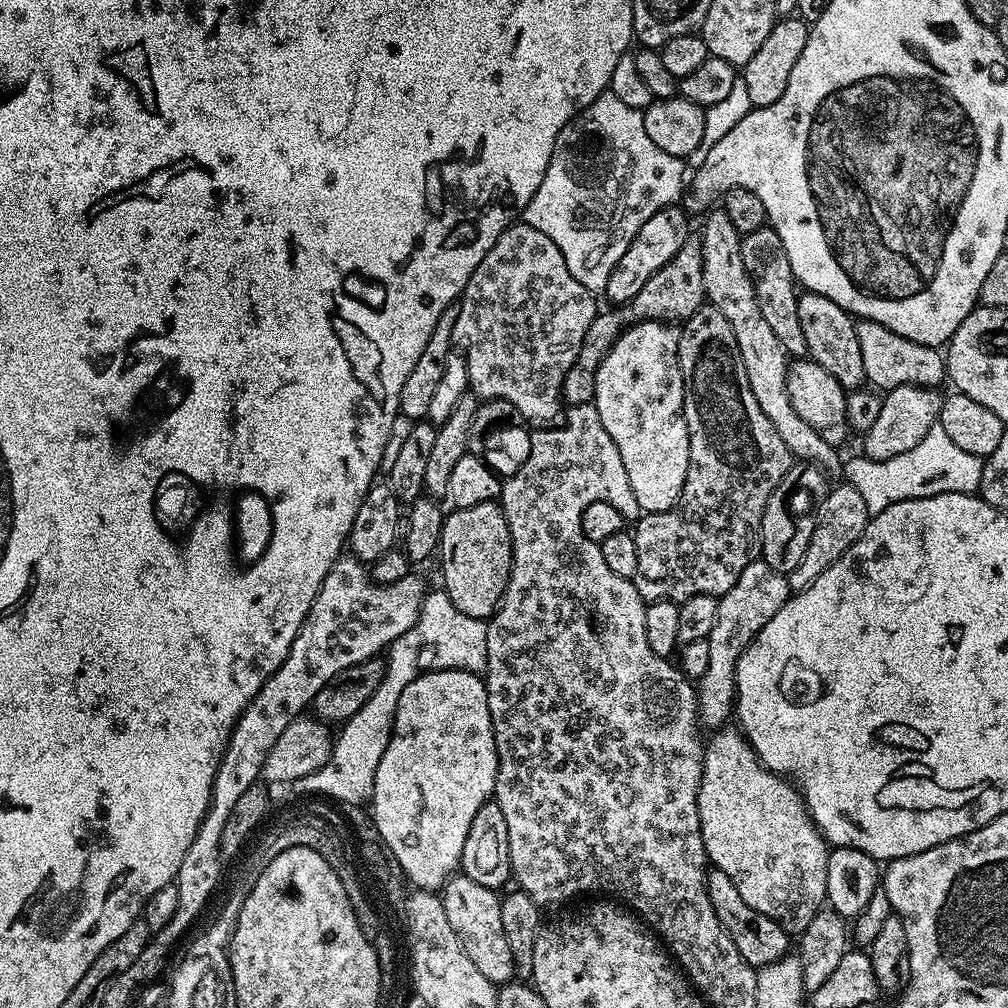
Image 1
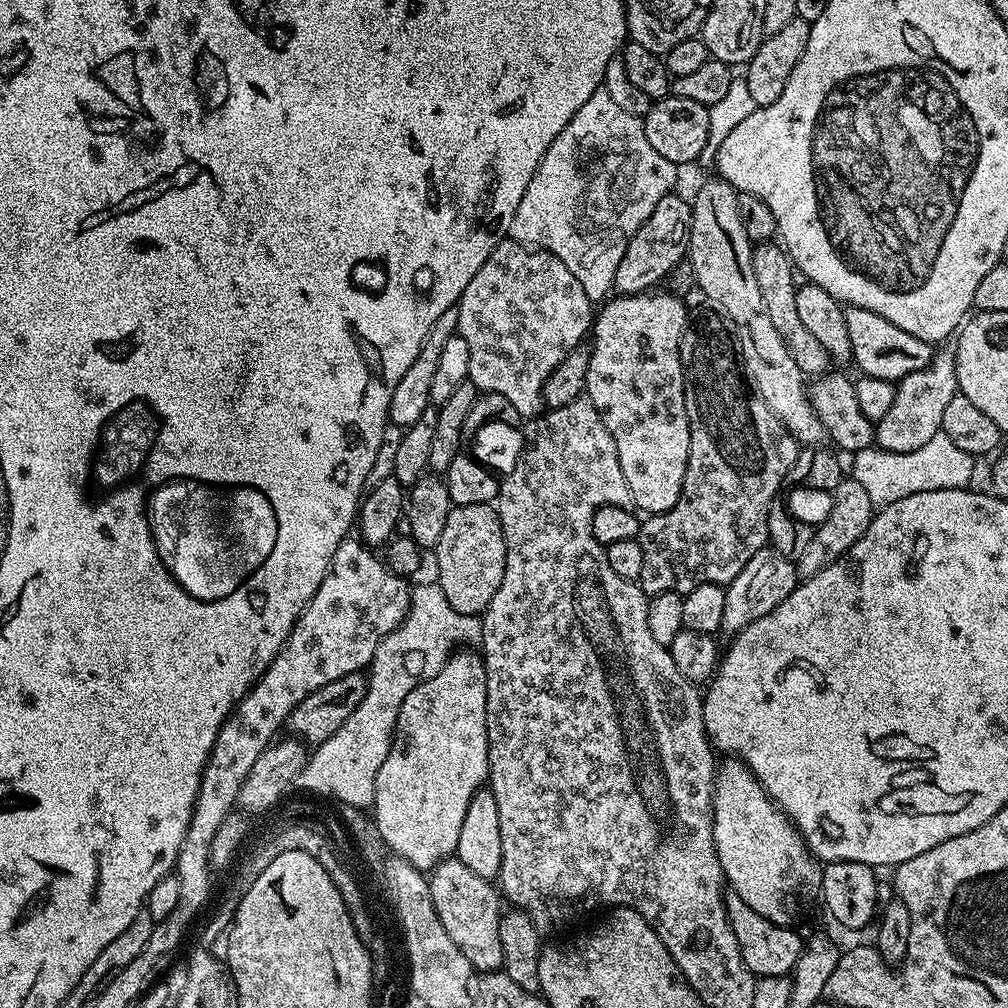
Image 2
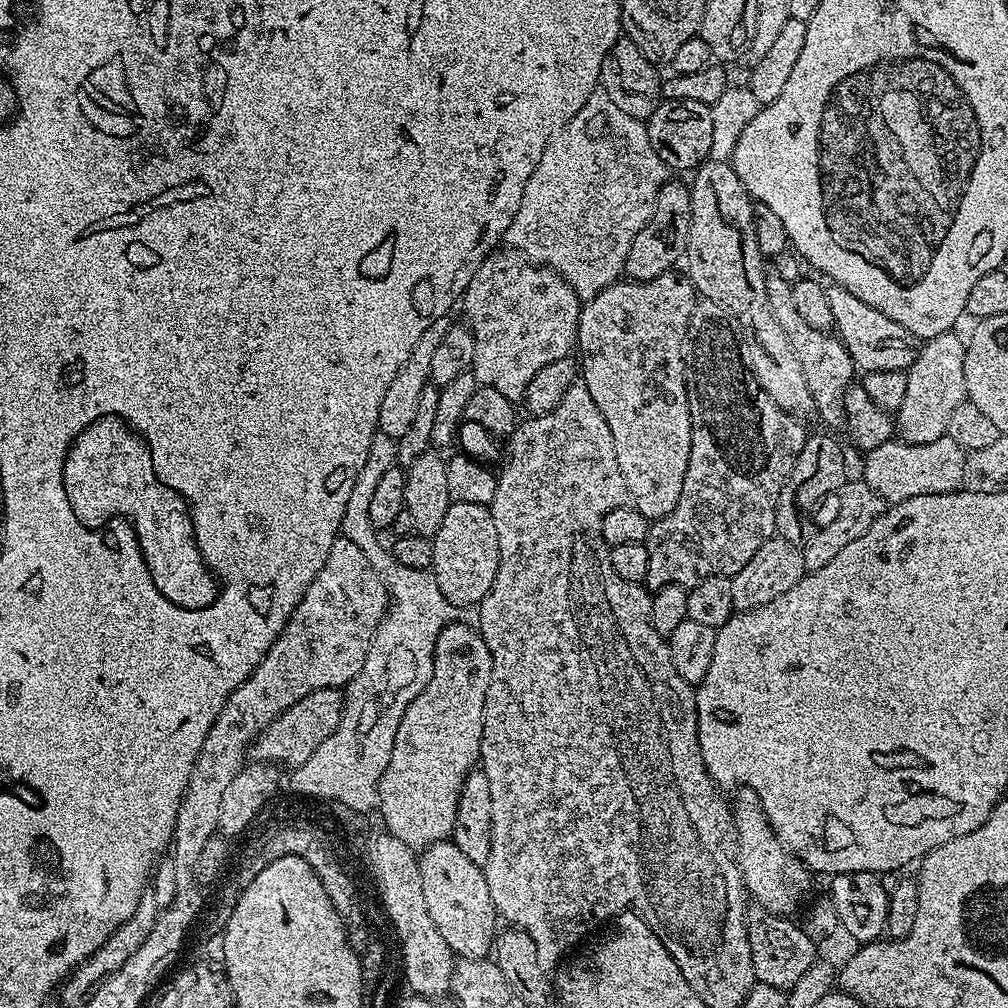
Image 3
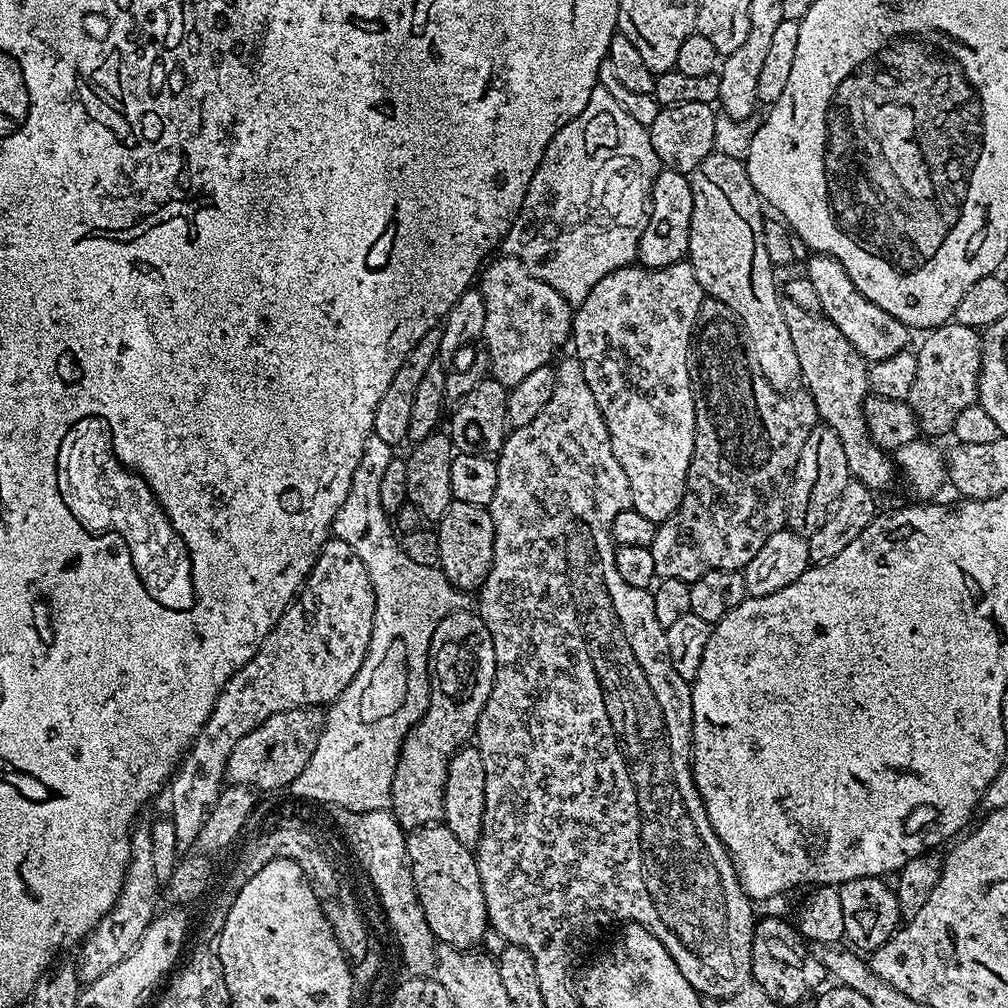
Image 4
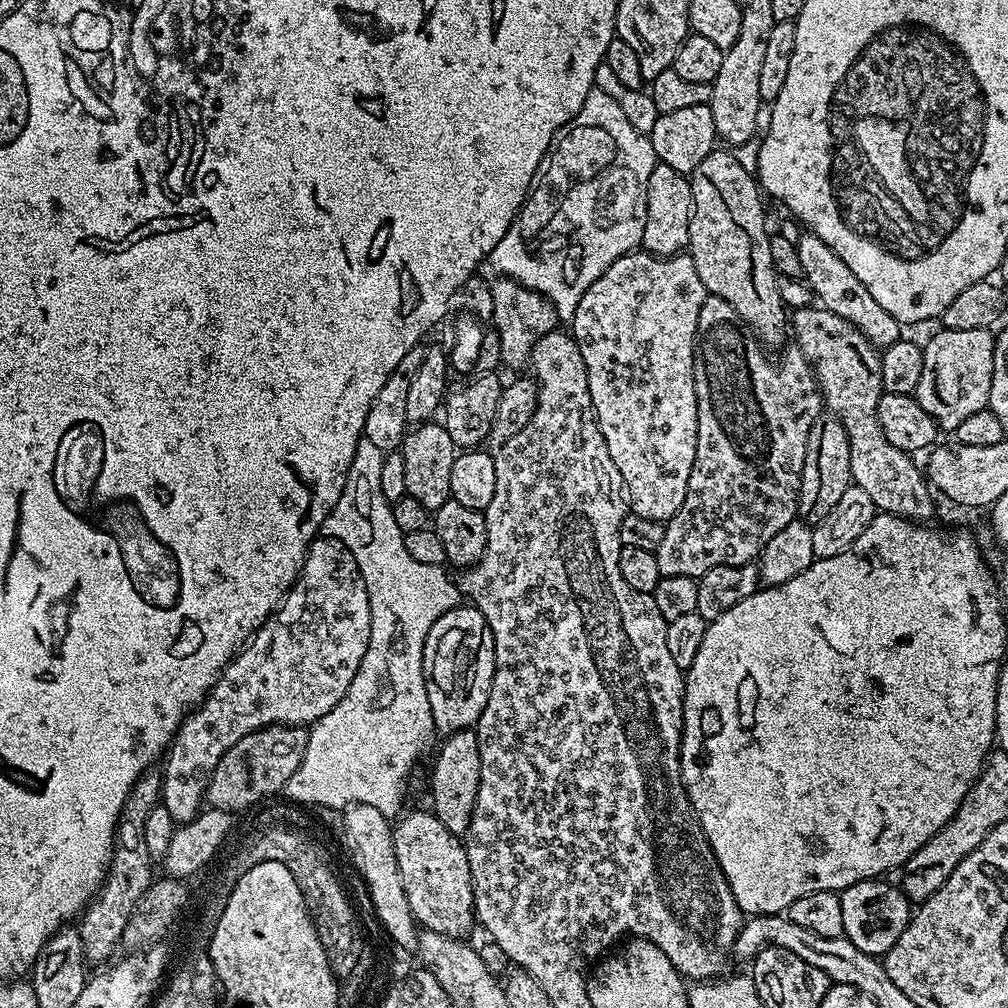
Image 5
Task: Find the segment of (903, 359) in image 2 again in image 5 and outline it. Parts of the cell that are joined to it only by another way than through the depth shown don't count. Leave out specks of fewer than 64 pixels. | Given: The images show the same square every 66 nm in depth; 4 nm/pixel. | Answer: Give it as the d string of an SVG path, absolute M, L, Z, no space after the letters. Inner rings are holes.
M805 231L804 237L796 240L796 249L798 250L798 259L802 262L802 279L812 290L813 297L818 298L819 303L838 318L846 318L850 326L854 326L862 333L865 338L873 344L877 350L883 350L892 345L895 340L901 339L902 325L899 320L895 320L874 298L870 295L870 290L858 282L854 270L842 262L842 258L822 238L818 238L814 233Z

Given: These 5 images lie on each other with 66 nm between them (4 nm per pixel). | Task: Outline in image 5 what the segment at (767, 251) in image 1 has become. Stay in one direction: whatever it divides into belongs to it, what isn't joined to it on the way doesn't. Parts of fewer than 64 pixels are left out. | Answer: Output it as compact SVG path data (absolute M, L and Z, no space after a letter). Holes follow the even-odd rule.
M800 306L790 316L790 332L796 335L795 347L799 348L803 356L808 359L808 365L816 374L816 382L820 386L822 404L831 415L836 416L842 422L846 430L846 438L850 442L850 474L852 483L866 490L870 494L870 502L881 513L889 516L901 516L903 520L913 522L928 522L936 512L936 504L932 501L933 489L926 479L925 473L915 464L909 453L898 450L898 446L888 441L886 434L882 432L882 425L878 422L878 402L884 395L884 383L882 382L882 366L880 365L880 352L868 341L861 332L846 318L838 318L830 310L823 306Z

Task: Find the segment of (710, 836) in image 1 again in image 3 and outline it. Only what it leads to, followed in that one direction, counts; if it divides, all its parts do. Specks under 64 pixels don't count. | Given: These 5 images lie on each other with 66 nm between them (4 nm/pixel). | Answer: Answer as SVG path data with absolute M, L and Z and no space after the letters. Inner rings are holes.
M750 790L744 792L736 800L736 852L734 848L734 859L739 867L740 876L744 879L744 887L747 895L757 900L759 907L765 912L772 912L775 916L793 915L792 911L800 904L800 899L808 892L808 879L810 873L804 867L804 863L796 856L792 855L787 848L781 844L776 832L772 829L768 819L764 816L764 811L760 808L760 801Z

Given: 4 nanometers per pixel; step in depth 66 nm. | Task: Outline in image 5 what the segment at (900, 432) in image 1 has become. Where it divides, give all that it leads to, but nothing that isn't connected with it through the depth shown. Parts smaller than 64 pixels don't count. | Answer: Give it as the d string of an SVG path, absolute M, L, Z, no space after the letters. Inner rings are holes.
M941 327L939 331L929 338L928 344L923 345L922 378L918 378L918 386L914 395L922 406L922 410L926 410L926 414L933 416L941 429L954 430L958 426L962 426L962 422L965 418L970 418L970 414L978 414L978 410L988 407L990 386L994 378L996 336L987 328L982 330L950 330Z

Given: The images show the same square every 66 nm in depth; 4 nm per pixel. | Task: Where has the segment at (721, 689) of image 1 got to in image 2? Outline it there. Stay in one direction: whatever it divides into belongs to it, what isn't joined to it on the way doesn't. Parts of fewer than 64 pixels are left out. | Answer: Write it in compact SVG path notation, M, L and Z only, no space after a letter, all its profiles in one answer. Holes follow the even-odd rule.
M765 546L742 566L742 574L734 578L726 588L726 611L722 614L720 632L735 634L741 632L750 622L770 614L788 595L794 591L798 583L795 563L789 557L776 551L771 546Z

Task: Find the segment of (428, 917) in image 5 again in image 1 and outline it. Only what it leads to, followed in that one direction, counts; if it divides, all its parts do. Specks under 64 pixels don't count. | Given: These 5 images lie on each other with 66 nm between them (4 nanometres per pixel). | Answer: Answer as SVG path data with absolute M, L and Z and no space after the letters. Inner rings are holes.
M457 874L444 885L440 897L451 929L462 942L470 962L490 983L497 986L509 983L515 977L515 968L510 946L507 945L506 936L502 933L502 912L497 891L479 885L469 876Z

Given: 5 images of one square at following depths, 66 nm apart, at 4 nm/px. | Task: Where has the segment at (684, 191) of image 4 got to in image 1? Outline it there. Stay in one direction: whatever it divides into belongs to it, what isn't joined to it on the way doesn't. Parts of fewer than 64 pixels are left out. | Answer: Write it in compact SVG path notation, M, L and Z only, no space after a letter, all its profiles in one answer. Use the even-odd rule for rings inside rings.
M669 206L658 210L658 214L650 214L650 218L642 222L642 230L638 230L638 234L634 234L634 242L626 246L626 254L622 254L622 258L618 258L618 266L610 270L610 279L604 287L603 295L609 296L613 305L629 304L634 294L638 294L638 290L642 290L642 286L646 286L646 282L650 282L650 278L654 278L654 274L658 274L658 270L678 254L678 250L682 250L690 238L688 219L689 213L683 207Z

